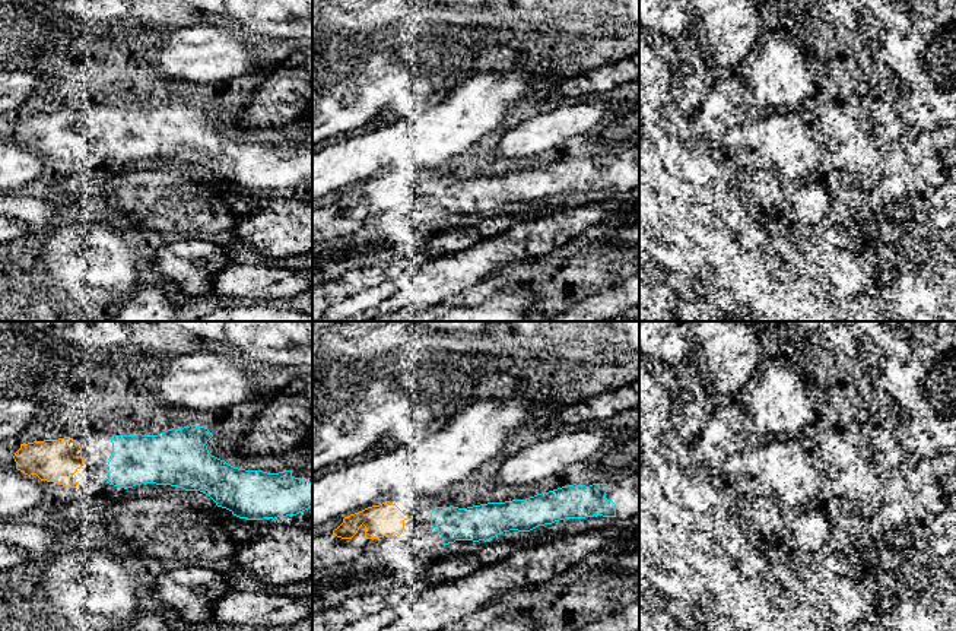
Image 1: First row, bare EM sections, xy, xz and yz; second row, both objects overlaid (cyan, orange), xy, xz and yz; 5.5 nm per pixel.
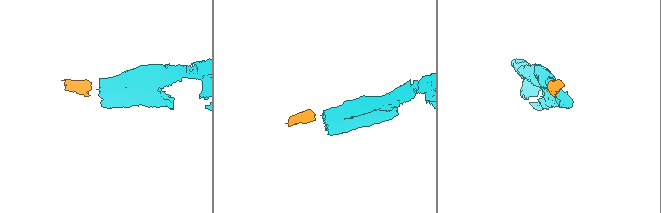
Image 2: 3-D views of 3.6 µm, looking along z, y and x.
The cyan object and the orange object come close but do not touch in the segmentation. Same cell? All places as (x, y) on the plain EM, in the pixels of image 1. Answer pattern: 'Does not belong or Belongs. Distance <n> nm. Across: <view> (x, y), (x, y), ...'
Belongs. Distance 120 nm. Across: xy (104, 139), (82, 136)

